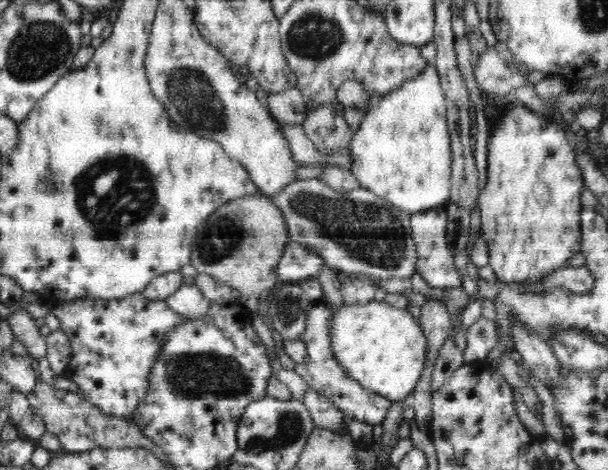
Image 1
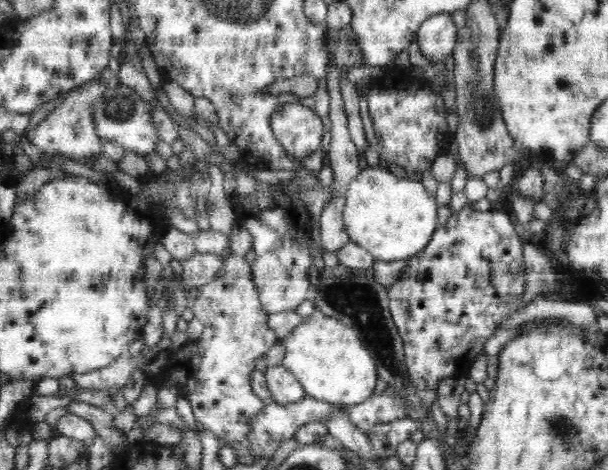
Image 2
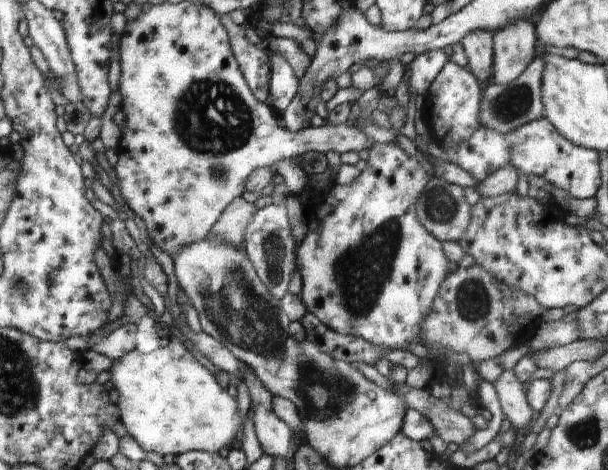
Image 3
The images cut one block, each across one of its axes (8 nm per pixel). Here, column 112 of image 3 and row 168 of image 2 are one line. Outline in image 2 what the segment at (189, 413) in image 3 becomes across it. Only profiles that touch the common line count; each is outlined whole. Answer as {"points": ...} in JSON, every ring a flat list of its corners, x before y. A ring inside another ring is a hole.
{"points":[[384,165,360,170,346,194,343,221,352,241,362,245,375,260,408,260,429,243,436,230,437,201,413,174,396,176]]}

